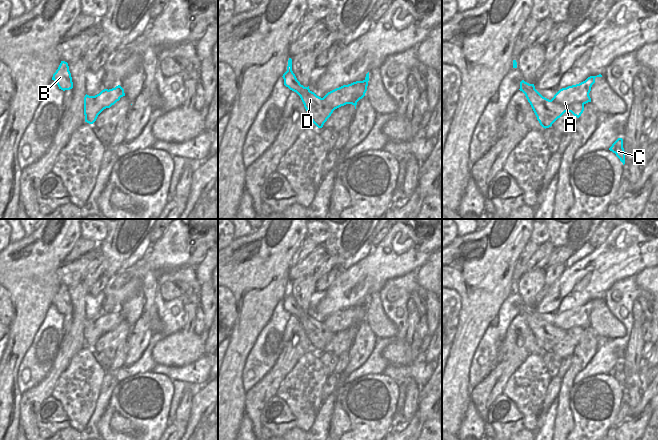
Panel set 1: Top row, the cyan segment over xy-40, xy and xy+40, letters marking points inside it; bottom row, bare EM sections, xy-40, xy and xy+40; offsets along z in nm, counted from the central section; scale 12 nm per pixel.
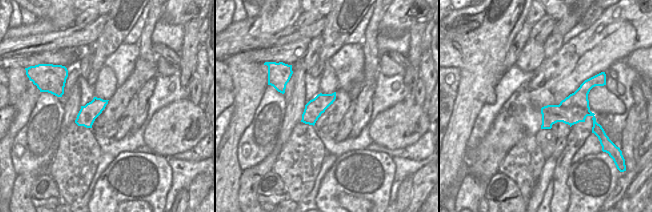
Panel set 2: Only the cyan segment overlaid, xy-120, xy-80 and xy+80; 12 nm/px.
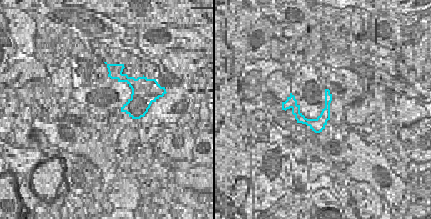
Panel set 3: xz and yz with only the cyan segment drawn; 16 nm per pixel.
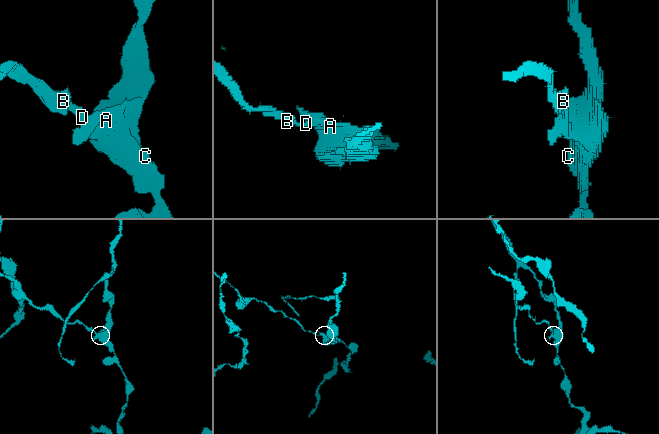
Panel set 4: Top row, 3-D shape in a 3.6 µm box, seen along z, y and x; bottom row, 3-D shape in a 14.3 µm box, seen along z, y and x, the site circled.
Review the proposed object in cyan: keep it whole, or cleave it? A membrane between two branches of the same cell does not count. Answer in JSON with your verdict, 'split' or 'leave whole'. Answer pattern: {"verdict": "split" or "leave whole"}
{"verdict": "split"}

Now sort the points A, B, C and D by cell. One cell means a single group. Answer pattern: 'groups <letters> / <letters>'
groups A C / B D

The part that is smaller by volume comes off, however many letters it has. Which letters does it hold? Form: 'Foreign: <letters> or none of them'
Foreign: B, D

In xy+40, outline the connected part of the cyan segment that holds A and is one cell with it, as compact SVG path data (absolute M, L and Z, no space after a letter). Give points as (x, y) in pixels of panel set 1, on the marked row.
M602 75L590 76L579 84L560 89L554 97L545 104L548 109L554 113L553 120L549 127L565 112L571 112L577 118L581 116L584 111L584 105L591 102L589 93L592 85L595 83L596 77L602 77Z

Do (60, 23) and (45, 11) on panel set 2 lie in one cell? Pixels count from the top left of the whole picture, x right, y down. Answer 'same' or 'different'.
same

